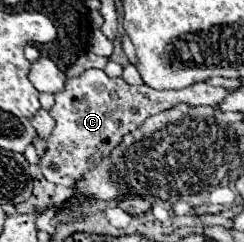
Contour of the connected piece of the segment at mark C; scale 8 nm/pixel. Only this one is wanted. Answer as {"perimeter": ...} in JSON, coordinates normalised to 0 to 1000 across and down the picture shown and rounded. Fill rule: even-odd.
{"perimeter":[[[352,289],[344,306],[270,331],[254,380],[230,388],[230,430],[205,479],[230,496],[213,554],[189,570],[189,628],[164,645],[172,727],[213,760],[311,769],[352,711],[393,694],[418,653],[443,653],[525,545],[566,537],[598,488],[697,455],[730,430],[869,438],[934,388],[918,364],[803,347],[754,372],[623,372],[615,355],[533,355],[508,322],[443,322],[418,289]]]}

